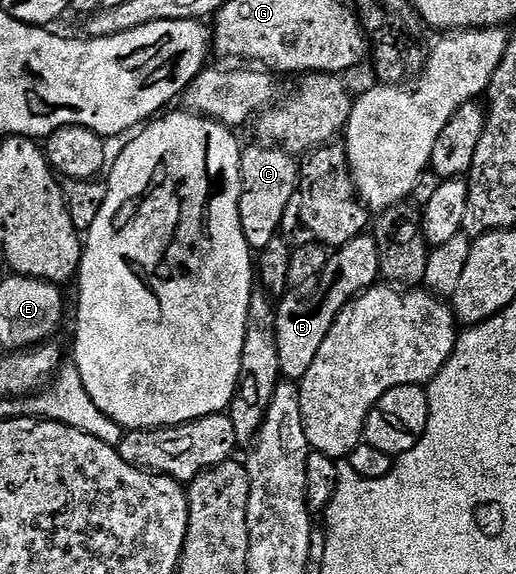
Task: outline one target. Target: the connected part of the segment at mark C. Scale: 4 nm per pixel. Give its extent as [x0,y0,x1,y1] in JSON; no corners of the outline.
[239,143,300,251]

